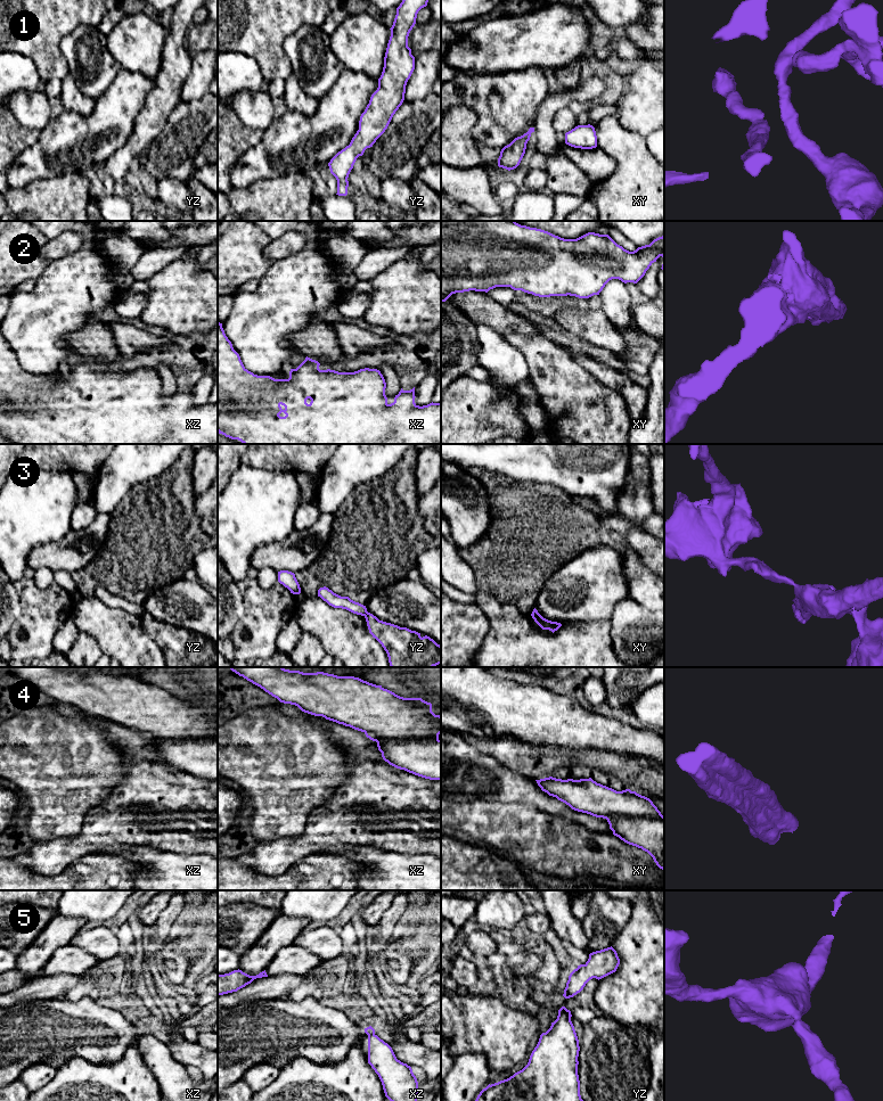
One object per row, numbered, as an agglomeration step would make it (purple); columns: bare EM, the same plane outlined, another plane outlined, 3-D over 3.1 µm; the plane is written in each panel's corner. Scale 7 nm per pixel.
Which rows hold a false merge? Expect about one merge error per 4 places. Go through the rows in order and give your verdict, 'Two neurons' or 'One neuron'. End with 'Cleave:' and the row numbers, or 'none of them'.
1: One neuron
2: One neuron
3: Two neurons
4: One neuron
5: One neuron
Cleave: 3

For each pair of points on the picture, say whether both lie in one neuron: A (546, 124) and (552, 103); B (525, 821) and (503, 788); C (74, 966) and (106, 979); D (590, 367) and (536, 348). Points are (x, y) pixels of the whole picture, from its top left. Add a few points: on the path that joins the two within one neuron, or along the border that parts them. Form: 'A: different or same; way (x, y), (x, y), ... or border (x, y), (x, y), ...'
A: same; way (546, 118), (546, 111), (548, 108)
B: different; border (485, 799), (525, 802), (533, 804), (538, 808)
C: different; border (98, 961), (86, 972), (60, 975)
D: different; border (561, 346), (598, 379)

